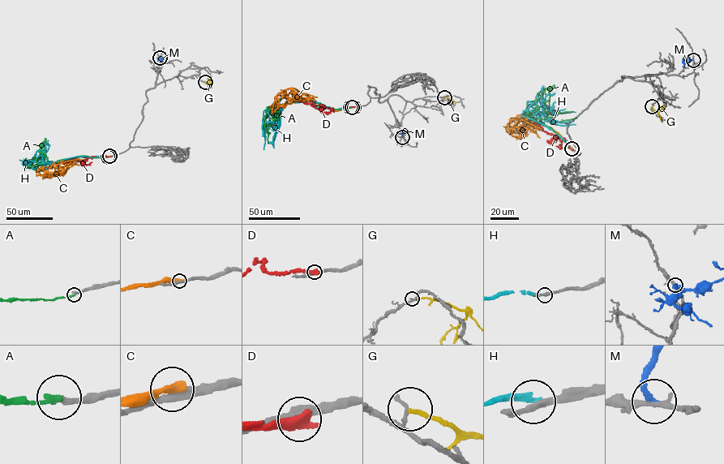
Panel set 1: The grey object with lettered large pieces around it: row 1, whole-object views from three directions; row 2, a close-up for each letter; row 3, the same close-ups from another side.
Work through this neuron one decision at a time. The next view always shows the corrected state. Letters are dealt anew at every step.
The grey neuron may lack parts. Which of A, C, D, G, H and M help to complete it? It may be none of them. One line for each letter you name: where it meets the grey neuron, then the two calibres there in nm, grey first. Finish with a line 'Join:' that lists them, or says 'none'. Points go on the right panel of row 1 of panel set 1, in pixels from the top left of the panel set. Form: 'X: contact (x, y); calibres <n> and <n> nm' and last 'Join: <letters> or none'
Join: none

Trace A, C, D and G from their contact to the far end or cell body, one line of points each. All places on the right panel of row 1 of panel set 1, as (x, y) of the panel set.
A: (571, 148), (549, 127), (526, 118), (537, 106), (537, 111), (526, 113), (548, 114), (549, 111)
C: (571, 148), (558, 133), (529, 117), (525, 118), (530, 125), (524, 127), (527, 129), (523, 134)
D: (571, 149), (567, 141), (524, 121)
G: (652, 106), (657, 113), (664, 105)

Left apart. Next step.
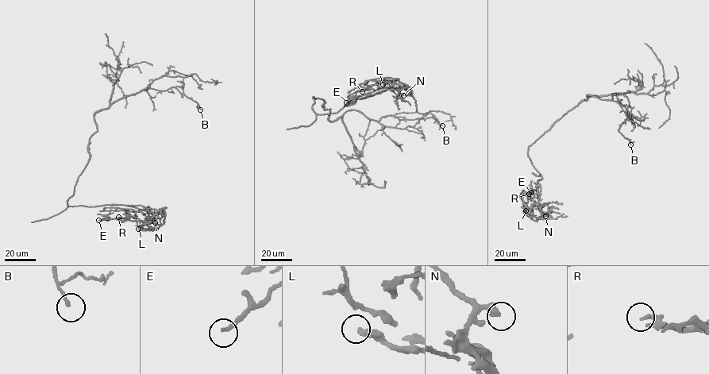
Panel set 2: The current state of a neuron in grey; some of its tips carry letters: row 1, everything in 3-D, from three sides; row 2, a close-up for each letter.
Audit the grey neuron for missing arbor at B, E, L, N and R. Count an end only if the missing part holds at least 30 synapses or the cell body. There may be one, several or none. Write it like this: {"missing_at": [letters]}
{"missing_at": []}

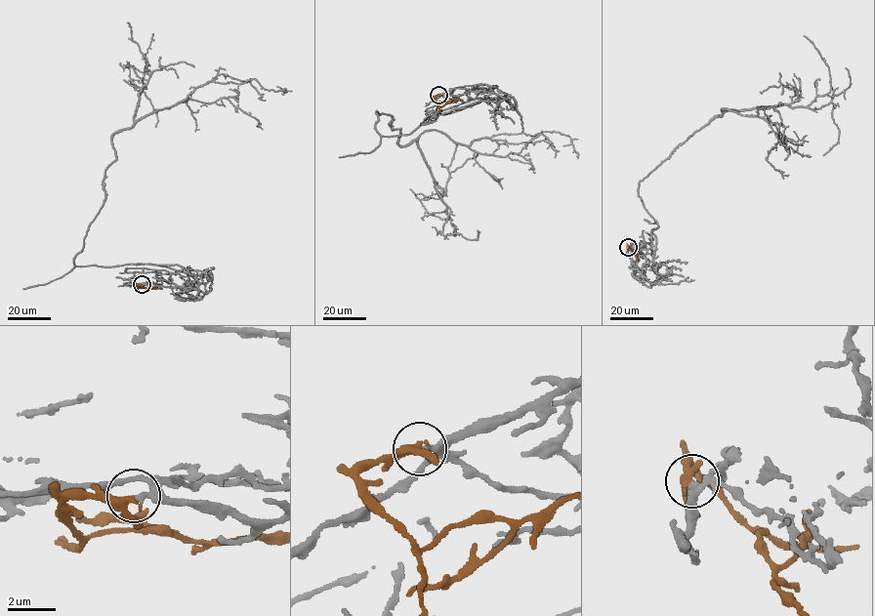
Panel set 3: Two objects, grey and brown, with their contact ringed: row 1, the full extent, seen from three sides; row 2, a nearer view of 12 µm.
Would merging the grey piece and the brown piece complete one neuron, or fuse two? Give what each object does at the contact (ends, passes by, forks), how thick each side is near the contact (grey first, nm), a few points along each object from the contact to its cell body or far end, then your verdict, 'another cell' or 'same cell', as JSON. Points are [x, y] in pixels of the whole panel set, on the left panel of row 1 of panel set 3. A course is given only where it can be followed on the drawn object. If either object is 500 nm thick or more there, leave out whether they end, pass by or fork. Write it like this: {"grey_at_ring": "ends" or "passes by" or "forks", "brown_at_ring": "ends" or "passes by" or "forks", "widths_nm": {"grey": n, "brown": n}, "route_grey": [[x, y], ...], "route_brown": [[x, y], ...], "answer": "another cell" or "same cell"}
{"grey_at_ring": "passes by", "brown_at_ring": "passes by", "widths_nm": {"grey": 200, "brown": 240}, "route_grey": [[143, 284], [188, 288], [195, 277], [177, 265], [74, 262], [105, 197], [113, 135], [212, 81], [284, 91]], "route_brown": [[143, 284], [136, 286], [161, 288]], "answer": "same cell"}

